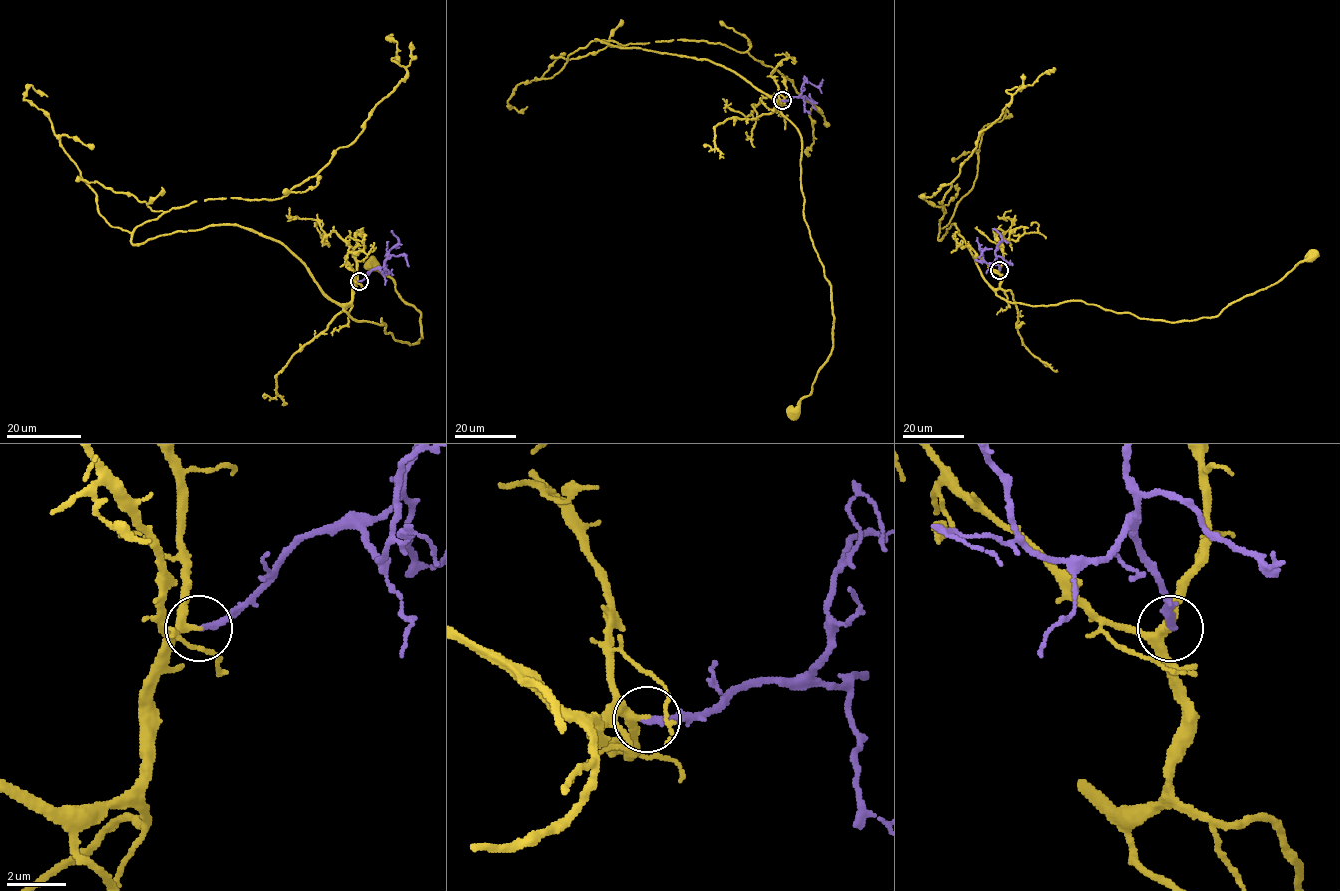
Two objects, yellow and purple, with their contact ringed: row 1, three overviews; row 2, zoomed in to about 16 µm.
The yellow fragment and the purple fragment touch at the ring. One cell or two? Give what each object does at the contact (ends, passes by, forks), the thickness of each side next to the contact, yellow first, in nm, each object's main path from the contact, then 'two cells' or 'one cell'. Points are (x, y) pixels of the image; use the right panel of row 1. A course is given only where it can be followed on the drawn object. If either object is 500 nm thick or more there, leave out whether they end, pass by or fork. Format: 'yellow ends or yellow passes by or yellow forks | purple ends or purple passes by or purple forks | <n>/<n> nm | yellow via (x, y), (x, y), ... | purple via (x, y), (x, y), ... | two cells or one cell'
yellow passes by | purple ends | 240/220 nm | yellow via (1000, 270), (995, 293), (1007, 301), (1030, 306), (1083, 300), (1174, 322), (1217, 316), (1311, 257) | purple via (1000, 270), (995, 260), (992, 263), (984, 260), (980, 252), (985, 248), (978, 257) | one cell

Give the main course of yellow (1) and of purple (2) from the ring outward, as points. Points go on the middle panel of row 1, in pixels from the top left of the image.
1: (782, 101), (770, 96), (801, 138), (804, 220), (830, 286), (833, 318), (831, 353), (811, 392), (793, 412)
2: (782, 101), (798, 96), (804, 81), (819, 86), (823, 79)

